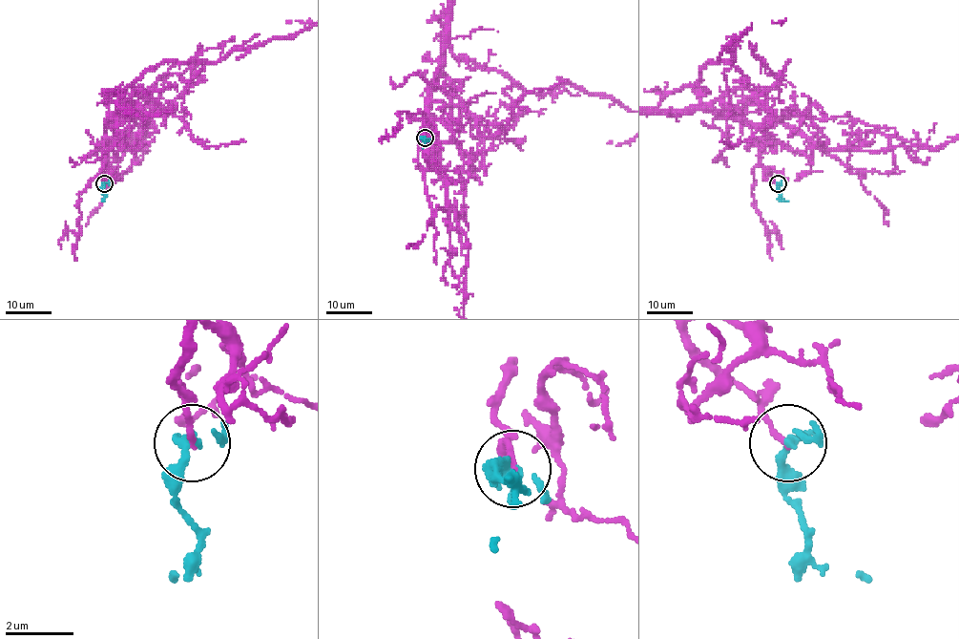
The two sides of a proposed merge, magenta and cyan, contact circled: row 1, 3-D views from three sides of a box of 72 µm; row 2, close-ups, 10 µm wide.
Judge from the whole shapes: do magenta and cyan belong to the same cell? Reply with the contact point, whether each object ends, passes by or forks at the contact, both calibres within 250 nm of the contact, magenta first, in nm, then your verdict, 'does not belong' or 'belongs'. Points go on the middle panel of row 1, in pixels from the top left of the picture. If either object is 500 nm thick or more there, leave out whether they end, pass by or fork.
(425, 138) | magenta ends | cyan passes by | 160/240 nm | belongs

